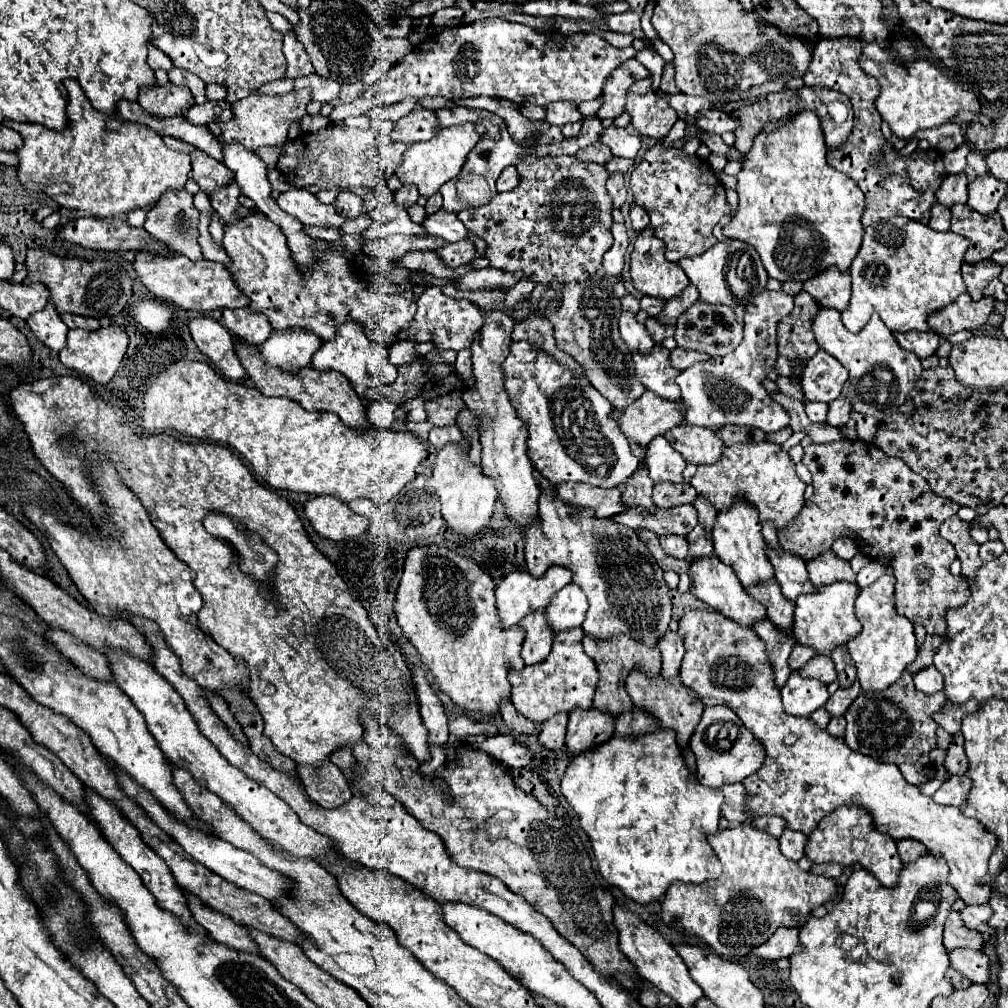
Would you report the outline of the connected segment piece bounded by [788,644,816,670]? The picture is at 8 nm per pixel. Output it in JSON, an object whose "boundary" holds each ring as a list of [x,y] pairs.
{"boundary":[[[796,644],[794,648],[792,648],[792,654],[790,654],[790,668],[792,670],[798,670],[798,668],[802,668],[806,662],[808,662],[808,658],[812,658],[816,652],[812,650],[812,648],[804,648],[802,644]]]}

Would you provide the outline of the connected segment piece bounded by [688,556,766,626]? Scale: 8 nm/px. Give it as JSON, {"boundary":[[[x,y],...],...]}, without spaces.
{"boundary":[[[716,556],[692,560],[692,566],[690,566],[688,574],[690,574],[690,580],[692,580],[690,592],[696,598],[700,598],[702,602],[706,602],[710,608],[714,608],[714,610],[722,612],[724,616],[736,620],[740,626],[754,626],[754,622],[766,620],[766,608],[760,602],[752,600],[752,596],[748,596],[742,590],[740,582],[738,582],[738,578],[734,574],[734,570],[728,568],[724,562],[720,562]]]}

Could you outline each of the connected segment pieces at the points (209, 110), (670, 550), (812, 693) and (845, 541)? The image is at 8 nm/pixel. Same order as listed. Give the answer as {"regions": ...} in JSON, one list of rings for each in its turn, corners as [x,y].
{"regions":[[[[206,102],[206,104],[194,104],[188,112],[186,112],[186,120],[190,124],[210,124],[214,120],[218,120],[216,116],[216,108],[218,102]]],[[[660,536],[660,546],[672,558],[688,558],[688,542],[684,536]]],[[[792,672],[788,684],[780,690],[784,712],[790,716],[810,716],[822,708],[828,700],[826,686],[820,680],[800,678],[798,672]]],[[[838,538],[832,544],[832,552],[836,552],[836,556],[840,556],[840,558],[844,558],[848,562],[858,554],[858,548],[856,548],[856,542],[852,538]]]]}

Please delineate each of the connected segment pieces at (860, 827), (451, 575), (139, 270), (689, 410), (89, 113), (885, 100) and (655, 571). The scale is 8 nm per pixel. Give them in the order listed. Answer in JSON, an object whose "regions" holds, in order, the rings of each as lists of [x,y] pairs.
{"regions":[[[[842,806],[832,812],[832,816],[824,818],[818,828],[808,836],[806,842],[806,858],[814,864],[840,864],[844,868],[852,868],[854,864],[860,864],[868,872],[872,872],[882,886],[896,886],[902,862],[898,858],[896,842],[890,836],[884,836],[872,826],[872,820],[868,818],[868,812],[862,812],[856,806]]],[[[418,546],[412,548],[406,556],[404,574],[396,590],[394,610],[402,634],[414,644],[422,658],[422,664],[430,668],[432,680],[438,690],[450,696],[452,702],[468,714],[478,712],[480,716],[496,716],[500,712],[502,700],[512,696],[512,688],[508,682],[510,668],[524,668],[524,660],[520,656],[524,630],[520,626],[512,626],[508,630],[502,628],[494,604],[494,580],[478,564],[452,552],[446,546]]],[[[138,252],[134,260],[134,272],[144,284],[144,288],[152,292],[158,300],[184,310],[210,312],[216,308],[242,308],[250,304],[248,296],[244,296],[234,284],[226,266],[218,262],[210,262],[210,260],[192,262],[192,260],[184,260],[184,256],[166,258],[150,252]]],[[[782,290],[760,292],[746,308],[742,344],[732,354],[696,362],[678,374],[676,384],[682,390],[686,424],[704,426],[710,430],[720,430],[726,424],[736,424],[752,426],[766,434],[778,432],[790,424],[788,412],[768,394],[768,390],[762,386],[762,380],[768,378],[778,360],[776,326],[788,312],[792,312],[792,308],[792,296]]],[[[68,78],[68,80],[64,80],[64,86],[66,86],[68,93],[68,106],[66,107],[66,111],[68,118],[70,118],[70,124],[68,124],[68,128],[66,128],[64,132],[48,130],[48,128],[42,126],[42,124],[22,124],[22,122],[12,122],[12,120],[4,122],[4,126],[16,130],[16,132],[22,136],[22,140],[24,140],[22,148],[16,150],[18,160],[20,160],[20,164],[18,164],[18,180],[20,180],[20,184],[22,184],[24,188],[40,188],[42,192],[48,192],[60,206],[72,208],[72,210],[86,210],[90,216],[94,216],[94,218],[104,218],[104,220],[108,220],[108,218],[118,218],[120,214],[128,214],[128,212],[132,212],[132,210],[136,210],[136,208],[142,208],[142,210],[152,208],[152,206],[158,204],[160,196],[162,196],[168,188],[170,188],[170,190],[180,190],[180,188],[184,188],[184,184],[186,184],[188,178],[190,178],[190,156],[188,156],[188,154],[170,150],[170,148],[162,142],[162,136],[158,136],[154,130],[150,130],[150,128],[144,126],[144,124],[126,122],[126,120],[122,120],[118,114],[102,114],[100,110],[96,110],[96,108],[90,104],[90,100],[84,96],[84,92],[82,92],[82,88],[80,88],[80,84],[78,84],[76,80],[70,80],[70,78]]],[[[862,58],[860,66],[868,76],[874,76],[880,82],[880,96],[876,100],[876,110],[880,112],[882,120],[888,122],[892,132],[902,140],[910,140],[918,130],[948,124],[963,110],[981,112],[982,106],[978,94],[965,89],[954,77],[926,60],[908,62],[906,66],[902,66],[896,62],[878,64]]],[[[544,478],[540,488],[540,522],[524,530],[528,572],[540,578],[550,566],[572,570],[572,582],[584,590],[590,604],[582,628],[594,640],[628,634],[644,646],[658,646],[672,620],[670,588],[636,530],[620,526],[612,518],[600,520],[592,510],[568,508],[564,502],[554,500],[554,486]]]]}

